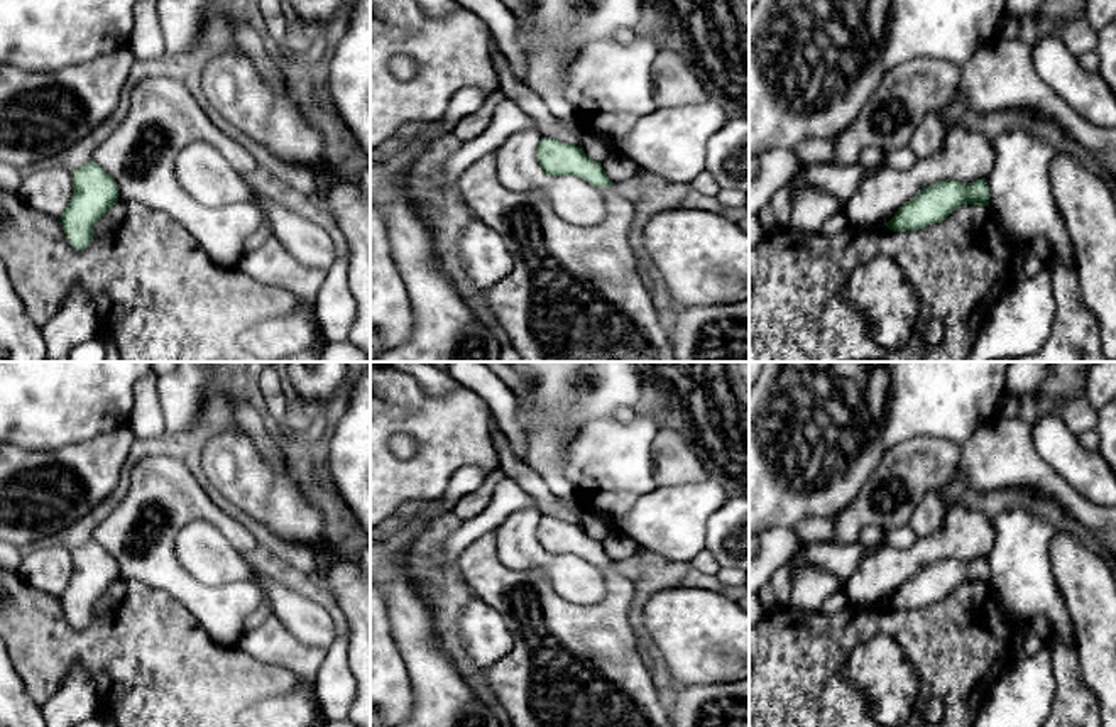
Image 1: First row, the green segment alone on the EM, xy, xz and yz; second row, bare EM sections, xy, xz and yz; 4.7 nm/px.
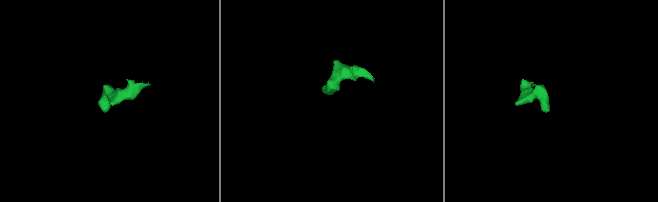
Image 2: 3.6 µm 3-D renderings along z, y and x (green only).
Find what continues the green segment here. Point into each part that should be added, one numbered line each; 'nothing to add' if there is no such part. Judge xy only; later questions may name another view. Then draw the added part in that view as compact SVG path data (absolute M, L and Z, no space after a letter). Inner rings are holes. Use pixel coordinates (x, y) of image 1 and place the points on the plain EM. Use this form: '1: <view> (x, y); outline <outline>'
1: xy (163, 497); outline M145 456L132 467L125 497L95 527L91 541L115 558L120 580L135 580L150 588L166 590L189 609L215 641L238 644L245 619L262 604L260 587L233 583L213 590L194 580L176 558L176 536L194 521L215 526L240 553L247 553L257 544L242 522L213 502L211 494L200 485L184 462L172 456Z

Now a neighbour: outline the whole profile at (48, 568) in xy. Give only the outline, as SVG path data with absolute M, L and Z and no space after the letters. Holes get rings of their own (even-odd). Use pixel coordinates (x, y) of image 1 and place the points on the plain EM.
M36 544L24 551L19 573L34 588L61 597L73 575L73 551Z

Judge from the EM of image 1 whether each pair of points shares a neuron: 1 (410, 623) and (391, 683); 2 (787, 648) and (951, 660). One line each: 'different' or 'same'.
1: different
2: same

